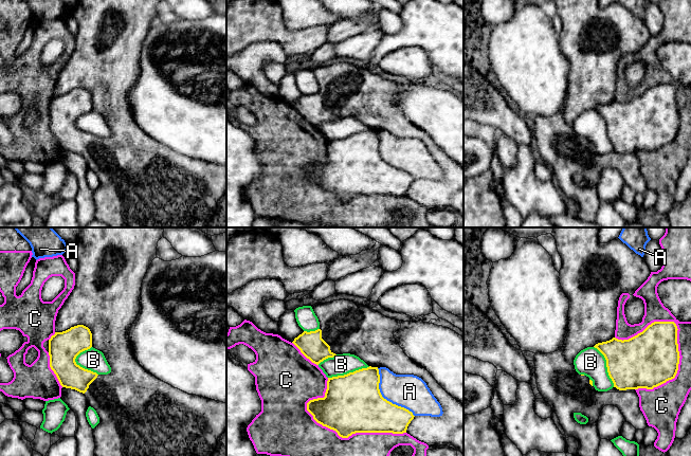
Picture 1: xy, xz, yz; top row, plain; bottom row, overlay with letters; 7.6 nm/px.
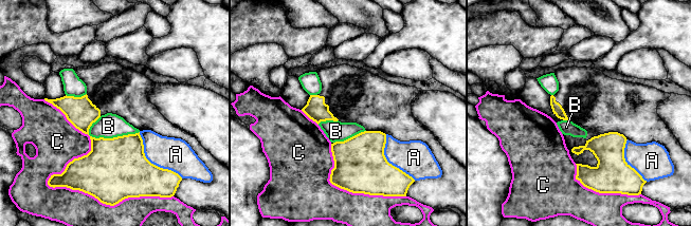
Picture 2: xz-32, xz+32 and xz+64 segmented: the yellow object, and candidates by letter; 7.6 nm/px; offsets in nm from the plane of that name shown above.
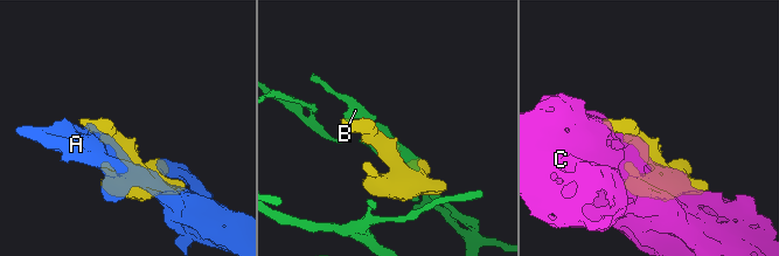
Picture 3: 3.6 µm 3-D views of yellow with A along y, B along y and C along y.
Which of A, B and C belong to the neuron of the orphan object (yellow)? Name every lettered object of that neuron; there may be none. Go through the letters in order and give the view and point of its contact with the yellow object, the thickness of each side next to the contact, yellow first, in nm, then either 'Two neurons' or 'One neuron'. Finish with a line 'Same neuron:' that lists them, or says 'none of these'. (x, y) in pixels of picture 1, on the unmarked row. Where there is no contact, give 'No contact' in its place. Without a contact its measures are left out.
A: Touches yellow at xz (385, 162). Thickness 440 nm (yellow) against 260 nm. Two neurons
B: Touches yellow at xy (75, 126). Thickness 240 nm (yellow) against 170 nm. Two neurons
C: Touches yellow at yz (672, 85). Thickness 340 nm (yellow) against 160 nm. Two neurons
Same neuron: none of these

